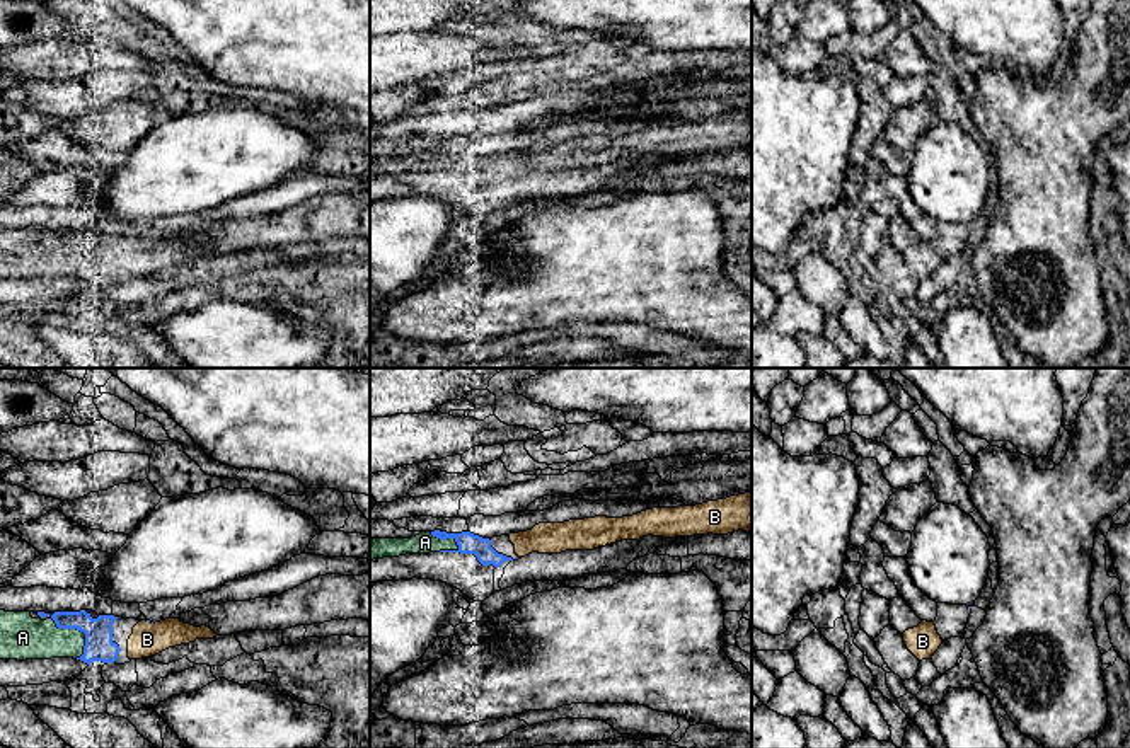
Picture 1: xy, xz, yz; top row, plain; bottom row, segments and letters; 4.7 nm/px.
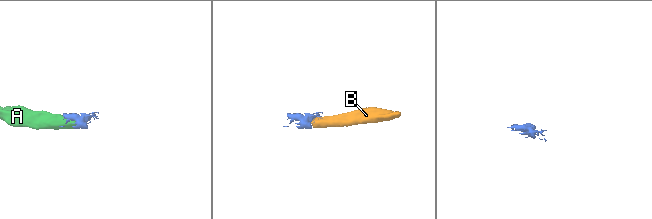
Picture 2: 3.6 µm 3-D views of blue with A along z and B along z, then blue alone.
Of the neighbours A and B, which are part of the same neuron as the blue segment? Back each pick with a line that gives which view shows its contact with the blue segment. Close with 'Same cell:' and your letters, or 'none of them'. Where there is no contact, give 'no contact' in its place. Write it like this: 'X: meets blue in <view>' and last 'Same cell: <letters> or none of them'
A: meets blue in xy
B: meets blue in xy
Same cell: A, B

